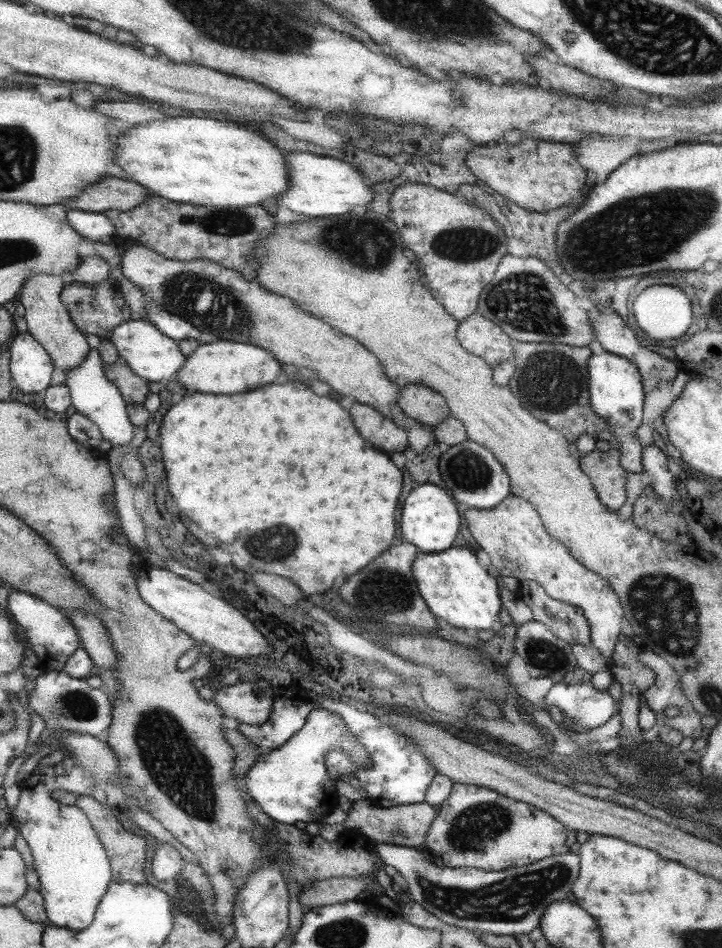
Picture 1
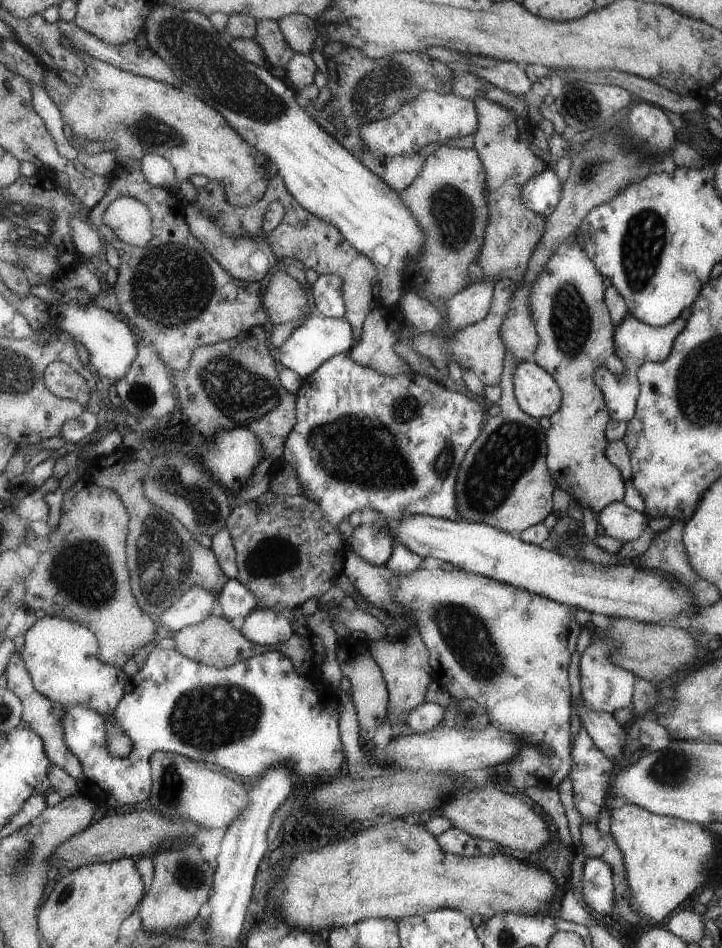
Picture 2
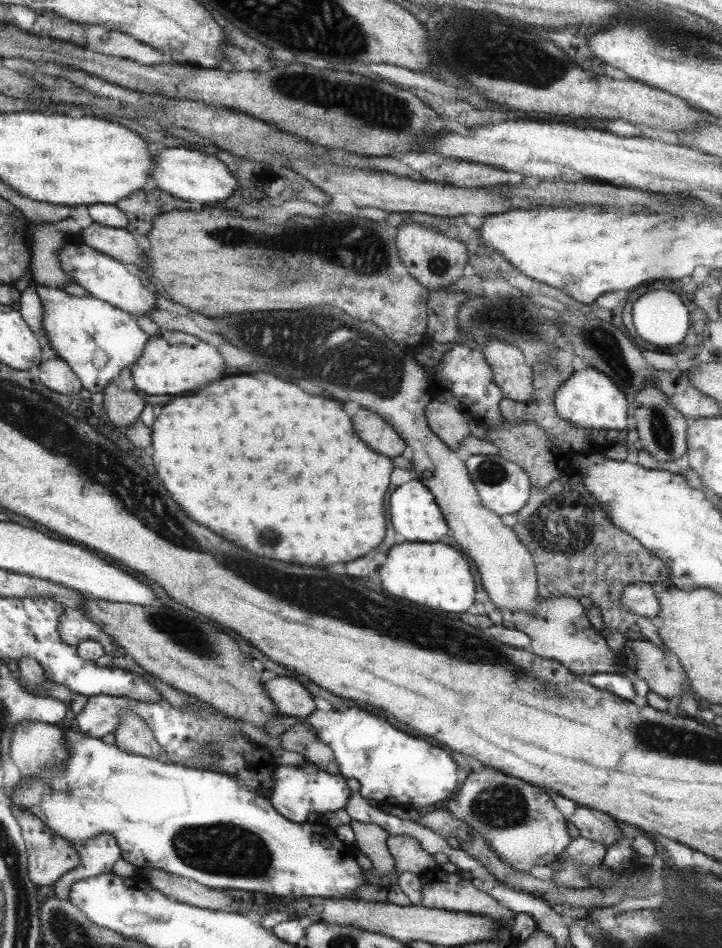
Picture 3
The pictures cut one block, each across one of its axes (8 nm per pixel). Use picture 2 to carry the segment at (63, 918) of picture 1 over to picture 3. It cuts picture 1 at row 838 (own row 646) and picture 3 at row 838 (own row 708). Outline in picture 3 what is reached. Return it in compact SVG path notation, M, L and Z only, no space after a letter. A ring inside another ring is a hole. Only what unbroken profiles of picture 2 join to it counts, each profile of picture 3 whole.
M106 832L85 842L72 842L81 855L81 864L58 881L55 896L61 900L71 900L72 886L77 882L103 874L114 873L114 867L122 859L122 850L116 835Z

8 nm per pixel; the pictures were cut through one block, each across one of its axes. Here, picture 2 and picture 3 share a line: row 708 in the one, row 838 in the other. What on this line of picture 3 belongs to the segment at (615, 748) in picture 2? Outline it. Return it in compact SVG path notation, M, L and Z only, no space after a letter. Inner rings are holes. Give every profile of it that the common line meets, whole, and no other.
M576 837L569 842L558 859L557 867L554 867L551 874L551 882L555 885L563 885L563 888L575 890L587 889L588 880L581 875L581 870L593 870L595 866L603 865L602 858L606 853L606 846L593 839Z

